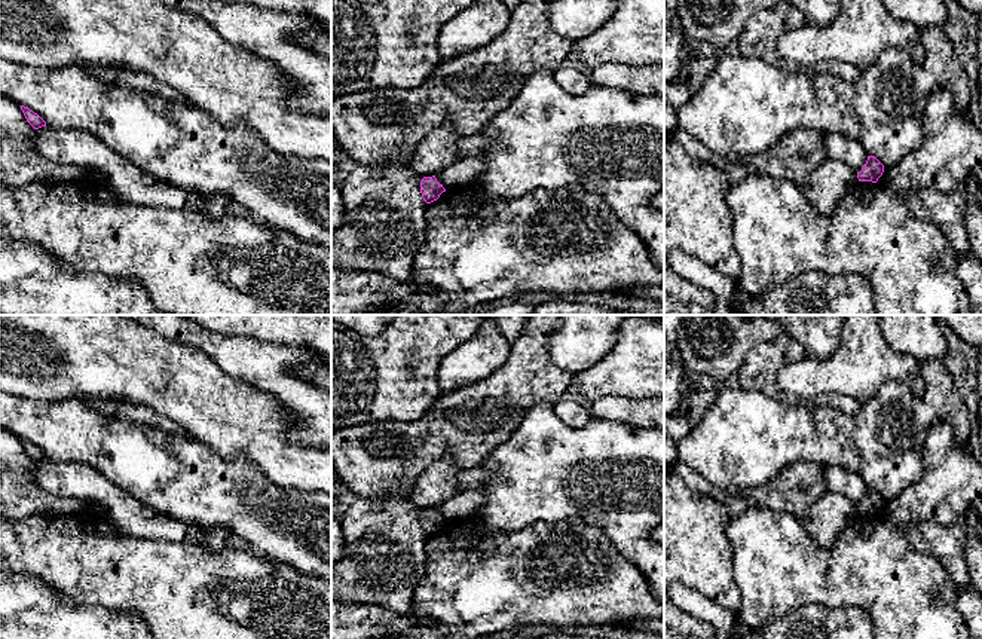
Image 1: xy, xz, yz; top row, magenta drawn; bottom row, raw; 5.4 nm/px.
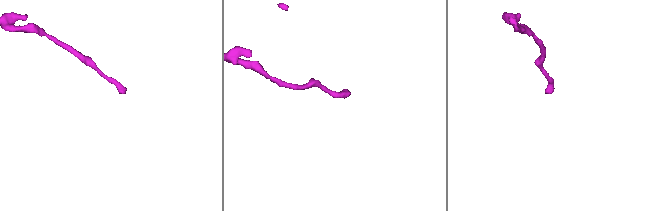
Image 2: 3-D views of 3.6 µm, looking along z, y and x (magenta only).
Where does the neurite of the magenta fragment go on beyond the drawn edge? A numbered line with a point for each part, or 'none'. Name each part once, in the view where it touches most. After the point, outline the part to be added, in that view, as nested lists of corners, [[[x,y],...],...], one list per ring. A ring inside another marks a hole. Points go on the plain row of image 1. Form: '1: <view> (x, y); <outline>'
none

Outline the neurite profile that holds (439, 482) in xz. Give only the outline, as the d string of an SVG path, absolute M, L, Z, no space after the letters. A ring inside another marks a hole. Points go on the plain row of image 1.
M441 459L422 473L414 483L410 501L422 510L432 510L456 492L461 470Z

